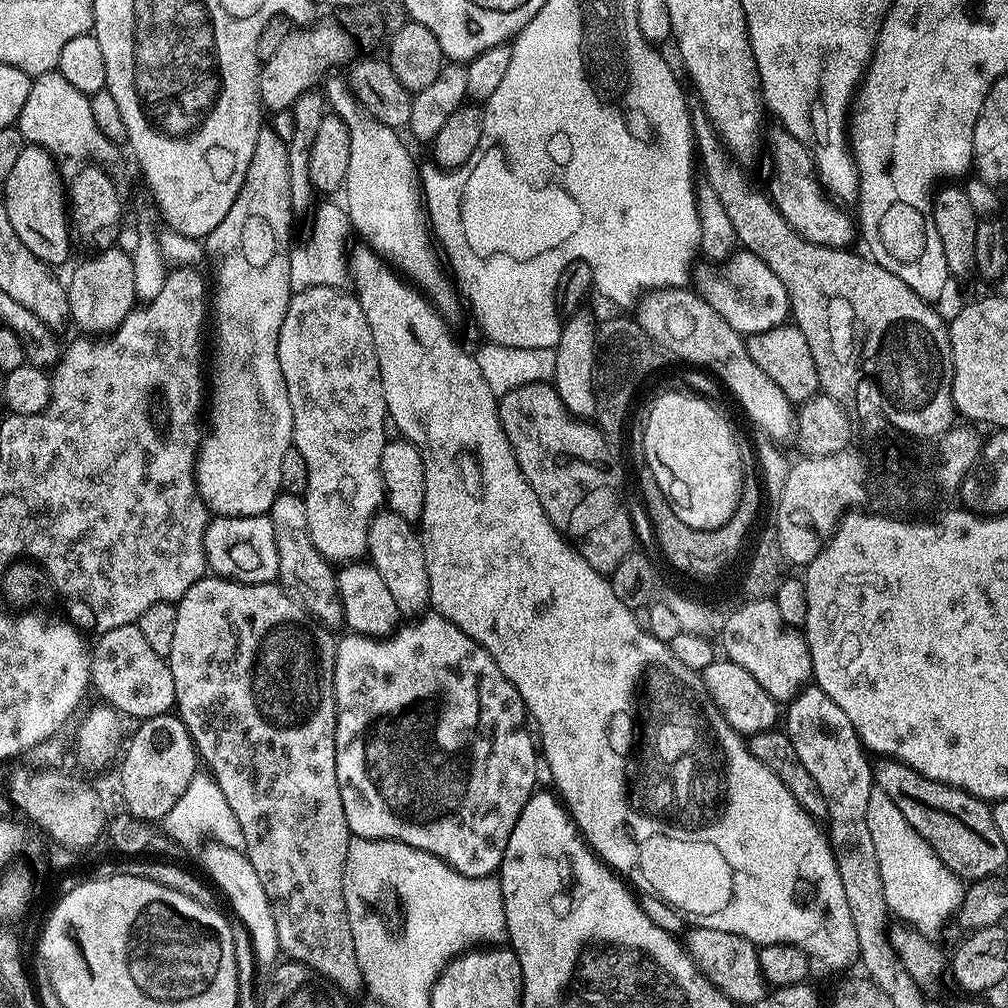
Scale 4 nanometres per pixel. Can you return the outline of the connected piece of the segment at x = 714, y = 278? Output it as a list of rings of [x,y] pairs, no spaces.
[[[737,251],[721,270],[708,271],[712,272],[704,272],[700,276],[699,295],[703,296],[704,301],[726,322],[730,322],[730,326],[736,332],[750,337],[759,332],[777,328],[779,324],[785,323],[789,319],[790,309],[786,286],[782,286],[782,282],[778,282],[778,274],[774,274],[770,270],[770,266],[766,266],[766,262],[762,262],[762,258],[758,258],[753,252]]]

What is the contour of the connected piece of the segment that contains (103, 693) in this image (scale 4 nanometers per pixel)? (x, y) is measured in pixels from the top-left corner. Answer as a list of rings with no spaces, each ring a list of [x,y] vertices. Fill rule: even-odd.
[[[139,623],[114,626],[114,630],[109,632],[101,631],[99,635],[100,641],[97,644],[93,643],[90,648],[92,653],[92,678],[90,684],[94,692],[100,695],[99,699],[107,704],[109,708],[116,709],[125,717],[136,716],[137,721],[169,715],[176,706],[174,674],[170,674],[167,659],[154,654],[154,650],[147,645]]]

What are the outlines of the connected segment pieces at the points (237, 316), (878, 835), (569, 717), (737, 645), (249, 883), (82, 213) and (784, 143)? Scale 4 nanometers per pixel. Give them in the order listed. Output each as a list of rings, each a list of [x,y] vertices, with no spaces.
[[[270,126],[261,127],[258,134],[258,142],[254,142],[254,158],[250,158],[250,166],[246,170],[246,178],[242,190],[238,190],[238,198],[234,202],[234,206],[230,206],[229,212],[226,213],[226,218],[222,218],[222,222],[218,222],[218,226],[214,226],[214,230],[206,238],[206,256],[210,261],[212,260],[212,268],[216,271],[216,288],[214,284],[214,296],[216,292],[216,357],[212,360],[212,368],[210,364],[210,408],[212,404],[212,436],[205,435],[200,445],[200,455],[196,462],[196,485],[200,491],[200,496],[204,500],[204,505],[208,507],[209,513],[216,516],[262,516],[271,513],[274,502],[277,496],[281,495],[282,489],[280,483],[282,482],[282,458],[286,458],[286,450],[293,447],[292,443],[292,411],[290,410],[290,394],[286,394],[286,378],[282,378],[282,366],[278,362],[278,334],[282,326],[282,318],[286,318],[286,310],[288,303],[292,297],[292,287],[290,286],[290,254],[292,253],[291,247],[294,243],[292,237],[292,215],[294,209],[292,206],[292,195],[290,194],[290,166],[288,165],[288,146],[287,143],[273,134]]]
[[[873,787],[870,806],[866,806],[866,823],[870,826],[870,838],[874,838],[874,850],[878,850],[878,870],[882,870],[882,890],[886,894],[889,913],[899,918],[905,925],[925,934],[938,931],[947,920],[949,923],[960,911],[965,885],[960,877],[955,876],[941,862],[938,854],[926,842],[926,838],[922,838],[922,834],[918,834],[918,830],[914,830],[910,822],[906,822],[906,818],[902,818],[902,810],[898,810],[898,806],[890,802],[886,790]]]
[[[363,242],[357,245],[346,256],[348,278],[358,306],[362,306],[366,322],[370,322],[370,334],[374,334],[374,354],[378,358],[378,370],[382,374],[382,390],[388,407],[388,418],[393,425],[396,423],[396,428],[400,431],[397,433],[411,442],[418,454],[422,454],[426,498],[418,521],[418,535],[426,554],[431,607],[439,616],[454,622],[458,630],[474,638],[474,642],[481,644],[490,654],[490,658],[494,658],[498,670],[502,670],[502,674],[506,674],[506,678],[518,690],[527,714],[533,715],[541,727],[540,748],[543,763],[544,760],[548,763],[548,772],[556,783],[555,791],[571,814],[580,835],[613,872],[627,877],[644,896],[657,896],[671,908],[677,908],[697,928],[726,930],[726,934],[738,934],[757,946],[793,944],[815,963],[817,960],[828,968],[844,968],[852,963],[855,965],[860,954],[858,930],[854,930],[852,925],[846,890],[842,890],[842,878],[838,874],[832,845],[825,829],[812,819],[809,812],[802,810],[802,806],[798,806],[794,794],[786,790],[778,774],[774,774],[765,764],[758,762],[758,758],[754,758],[745,737],[732,729],[722,710],[718,710],[714,698],[706,690],[703,675],[690,670],[690,666],[686,666],[686,662],[676,657],[660,636],[651,636],[648,630],[639,627],[634,620],[633,609],[618,602],[611,583],[601,573],[594,571],[590,562],[583,560],[552,525],[546,510],[542,510],[542,502],[538,502],[538,494],[534,494],[530,482],[526,482],[514,458],[514,450],[500,421],[498,397],[486,384],[480,362],[471,351],[468,353],[452,337],[447,322],[436,313],[437,305],[373,248]]]
[[[775,599],[750,602],[731,615],[722,633],[722,652],[738,666],[750,670],[758,686],[778,702],[793,700],[800,689],[812,680],[812,663],[803,631],[789,626],[778,614]]]
[[[219,846],[213,847],[213,849],[204,858],[204,868],[208,871],[209,876],[207,879],[215,885],[223,899],[224,896],[228,899],[228,904],[232,907],[233,912],[231,915],[233,917],[236,915],[235,919],[238,923],[246,926],[246,930],[250,934],[252,949],[256,955],[257,965],[261,969],[271,969],[281,955],[278,926],[274,926],[272,907],[266,898],[266,890],[262,890],[262,882],[258,879],[258,873],[254,871],[254,866],[250,866],[243,851],[237,848],[221,848]]]
[[[60,71],[47,72],[33,79],[30,86],[30,98],[22,106],[18,127],[29,145],[44,148],[55,161],[56,169],[63,187],[66,189],[67,218],[70,221],[71,235],[81,240],[88,250],[111,248],[120,236],[120,219],[124,216],[124,175],[128,164],[124,161],[121,145],[110,142],[102,130],[98,130],[90,114],[90,102],[83,92],[74,90]]]
[[[783,126],[767,129],[768,156],[772,159],[773,173],[766,191],[779,213],[786,218],[787,224],[804,240],[816,245],[826,245],[828,248],[849,247],[852,236],[855,237],[854,222],[840,210],[831,199],[825,196],[823,187],[815,174],[815,164],[808,148],[798,138],[794,138]]]

